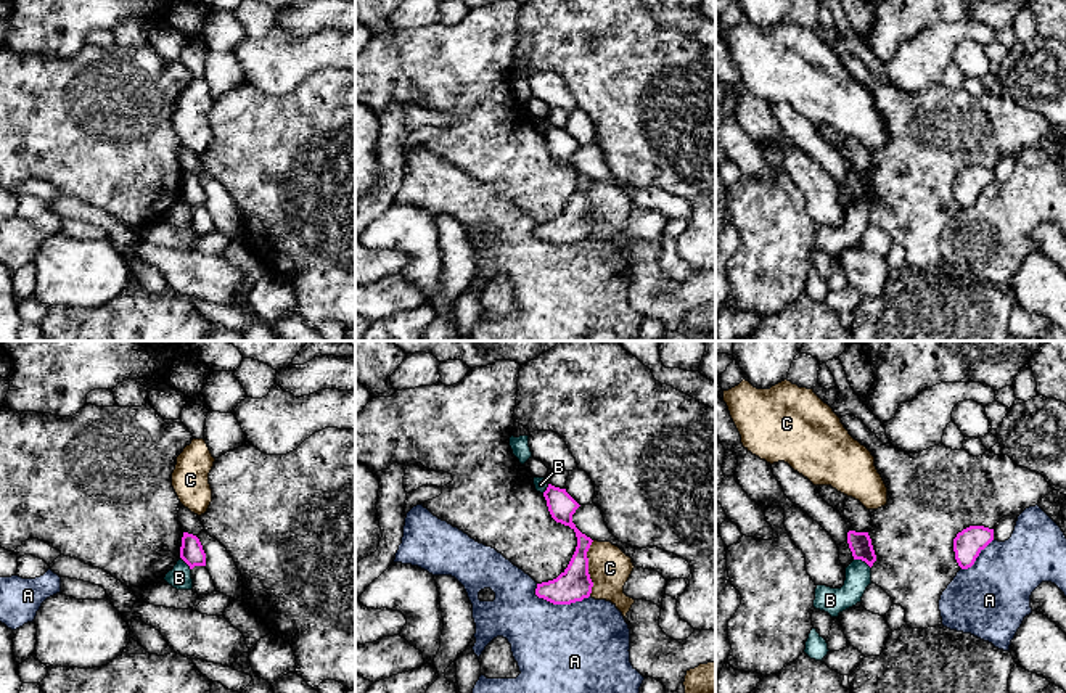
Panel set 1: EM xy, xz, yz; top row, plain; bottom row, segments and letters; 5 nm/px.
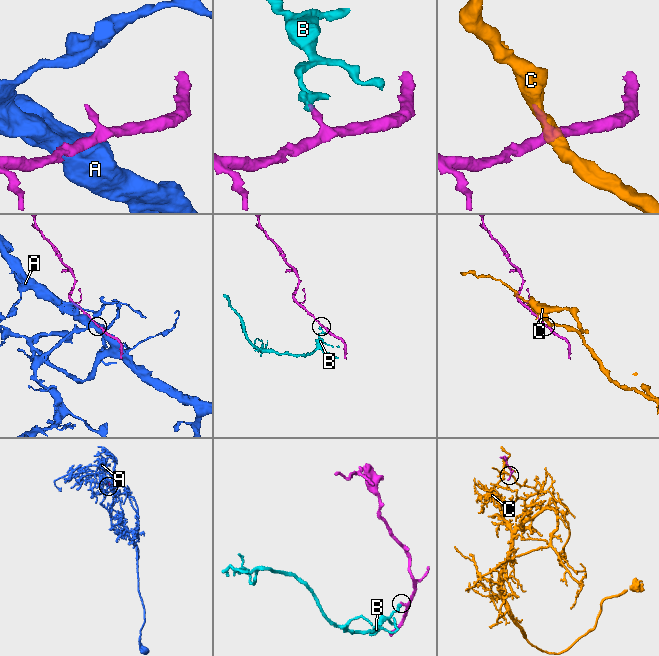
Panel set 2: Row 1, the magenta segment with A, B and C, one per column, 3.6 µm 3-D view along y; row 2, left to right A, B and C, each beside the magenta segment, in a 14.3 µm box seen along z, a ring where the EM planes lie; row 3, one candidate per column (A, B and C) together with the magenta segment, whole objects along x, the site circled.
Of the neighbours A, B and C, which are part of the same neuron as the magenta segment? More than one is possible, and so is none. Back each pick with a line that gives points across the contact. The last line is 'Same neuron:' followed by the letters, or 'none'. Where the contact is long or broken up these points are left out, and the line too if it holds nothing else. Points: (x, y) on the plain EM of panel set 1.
Same neuron: none

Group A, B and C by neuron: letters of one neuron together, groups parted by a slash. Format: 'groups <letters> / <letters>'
groups A / B / C

